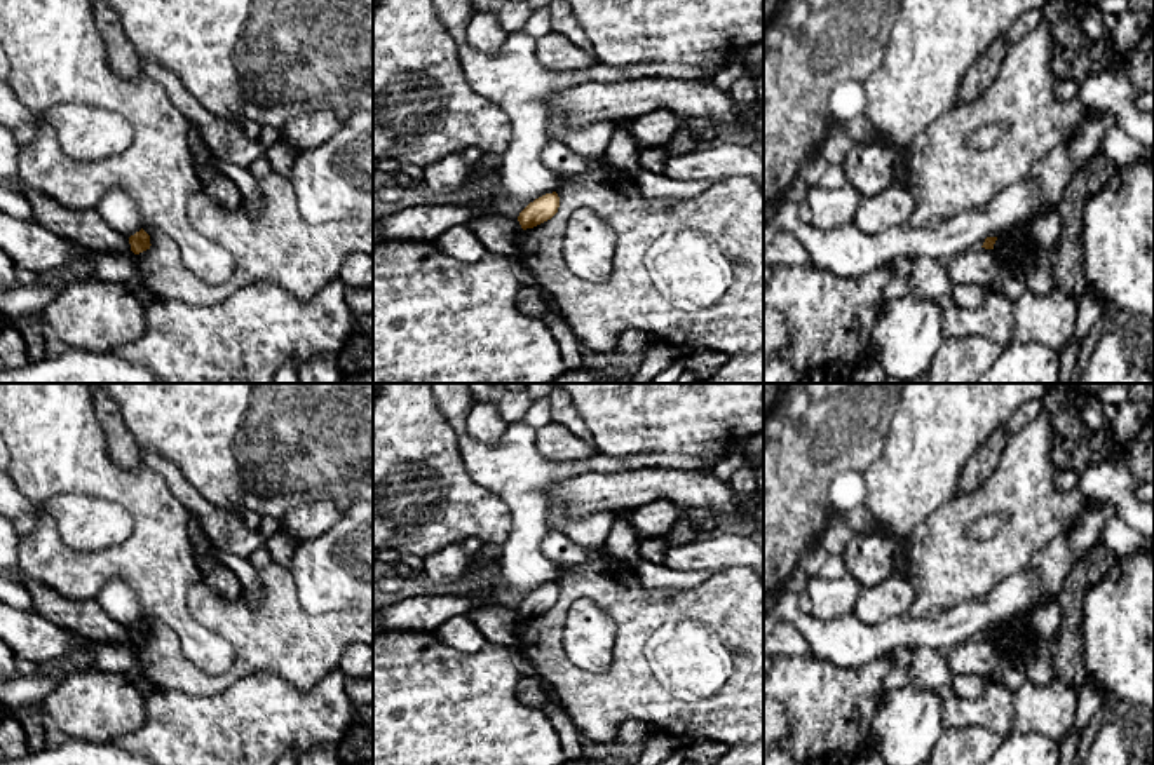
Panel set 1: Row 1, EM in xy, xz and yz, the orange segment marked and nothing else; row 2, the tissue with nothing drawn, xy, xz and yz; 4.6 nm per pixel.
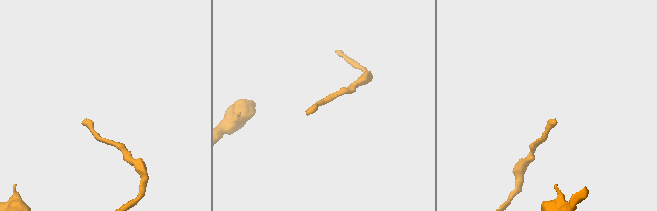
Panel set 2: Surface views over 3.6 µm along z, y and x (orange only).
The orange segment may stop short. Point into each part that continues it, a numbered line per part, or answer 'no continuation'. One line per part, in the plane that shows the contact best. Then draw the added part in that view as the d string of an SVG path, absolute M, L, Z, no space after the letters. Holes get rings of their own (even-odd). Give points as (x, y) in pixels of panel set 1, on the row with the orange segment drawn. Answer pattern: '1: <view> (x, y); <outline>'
no continuation

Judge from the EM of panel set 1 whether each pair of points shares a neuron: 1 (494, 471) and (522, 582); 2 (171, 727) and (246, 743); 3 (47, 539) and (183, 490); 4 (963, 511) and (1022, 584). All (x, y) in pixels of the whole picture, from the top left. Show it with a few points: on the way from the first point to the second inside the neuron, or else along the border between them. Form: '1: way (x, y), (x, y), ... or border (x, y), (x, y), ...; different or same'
1: way (522, 499), (523, 555); same
2: way (190, 739), (196, 743), (227, 743); same
3: border (145, 464), (164, 481), (190, 516); different
4: border (1027, 565), (978, 596); different

